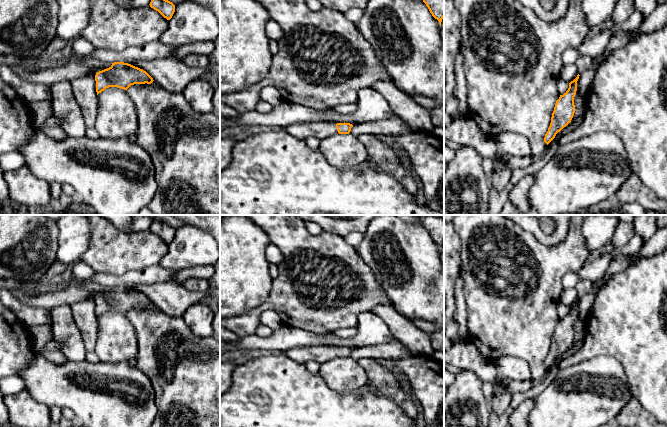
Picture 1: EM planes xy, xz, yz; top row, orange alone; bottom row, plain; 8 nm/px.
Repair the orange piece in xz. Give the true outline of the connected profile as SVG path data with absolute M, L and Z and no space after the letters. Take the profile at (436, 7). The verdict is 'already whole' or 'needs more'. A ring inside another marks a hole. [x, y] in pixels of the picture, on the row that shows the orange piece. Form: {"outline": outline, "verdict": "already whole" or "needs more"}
{"outline": "M423 0L423 2L441 26L442 19L444 18L444 0Z", "verdict": "already whole"}

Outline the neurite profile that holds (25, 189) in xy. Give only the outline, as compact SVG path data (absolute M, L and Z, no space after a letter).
M26 165L4 172L4 179L9 188L9 203L15 207L46 209L52 202L49 183L34 175Z

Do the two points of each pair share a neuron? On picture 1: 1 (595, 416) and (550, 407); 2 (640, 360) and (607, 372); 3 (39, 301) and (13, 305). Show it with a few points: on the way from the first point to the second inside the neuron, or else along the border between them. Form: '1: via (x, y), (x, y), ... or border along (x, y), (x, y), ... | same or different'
1: via (584, 407), (561, 407) | same
2: border along (601, 355), (611, 355), (619, 361), (630, 388) | different
3: border along (10, 290), (24, 303), (46, 309) | different

